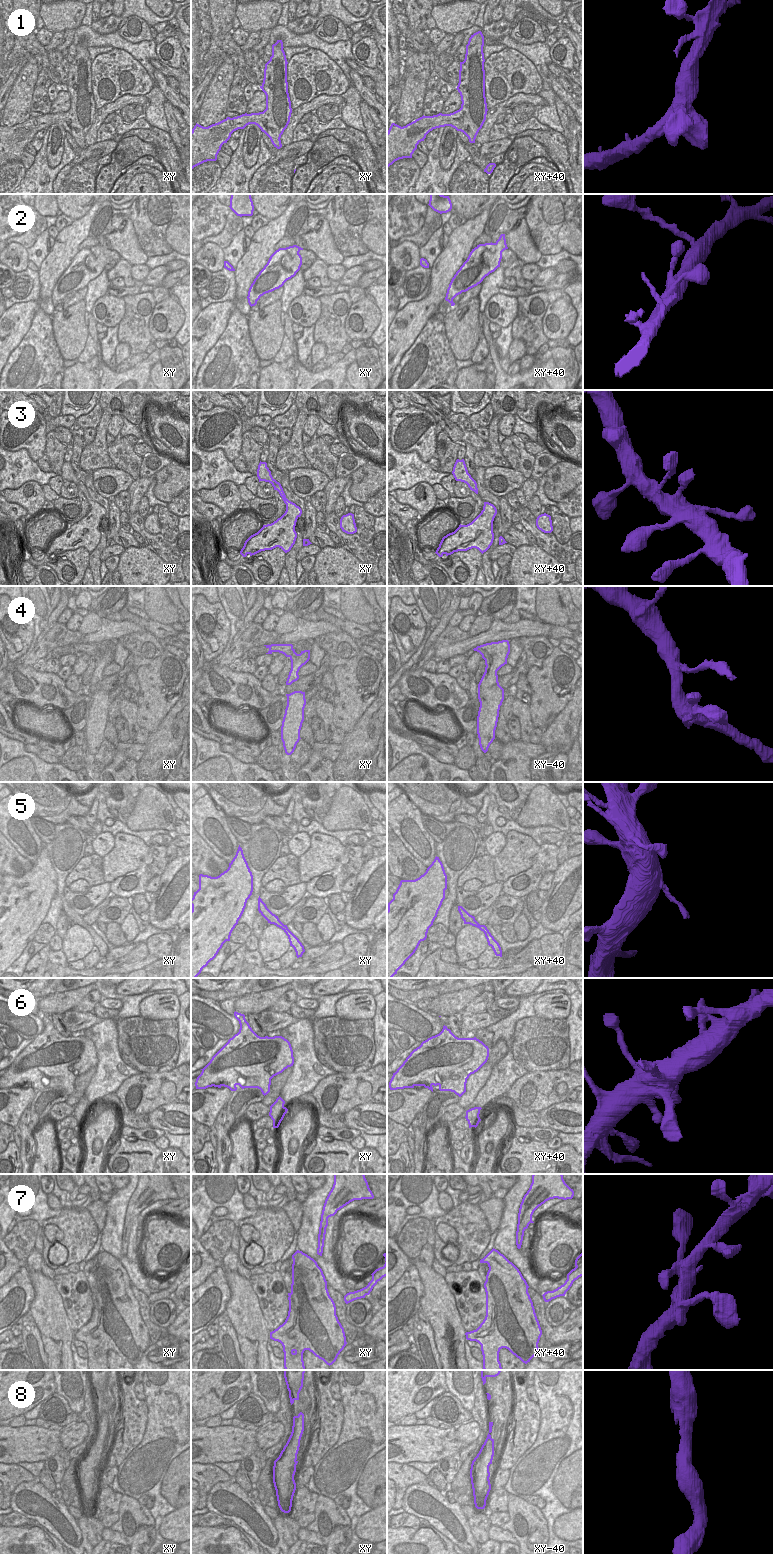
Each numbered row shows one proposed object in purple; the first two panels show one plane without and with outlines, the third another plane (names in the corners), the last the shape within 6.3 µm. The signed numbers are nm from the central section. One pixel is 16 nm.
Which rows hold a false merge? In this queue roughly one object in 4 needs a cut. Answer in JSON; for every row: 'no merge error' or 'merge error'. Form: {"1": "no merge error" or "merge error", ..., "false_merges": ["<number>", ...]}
{"1": "no merge error", "2": "no merge error", "3": "no merge error", "4": "no merge error", "5": "no merge error", "6": "no merge error", "7": "no merge error", "8": "no merge error", "false_merges": []}

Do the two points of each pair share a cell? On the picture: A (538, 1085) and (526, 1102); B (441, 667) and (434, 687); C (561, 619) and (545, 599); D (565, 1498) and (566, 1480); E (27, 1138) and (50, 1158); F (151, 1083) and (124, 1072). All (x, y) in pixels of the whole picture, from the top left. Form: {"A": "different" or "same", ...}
{"A": "same", "B": "different", "C": "same", "D": "same", "E": "different", "F": "different"}

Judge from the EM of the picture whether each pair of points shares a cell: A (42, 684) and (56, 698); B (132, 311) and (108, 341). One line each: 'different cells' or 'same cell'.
A: same cell
B: different cells

